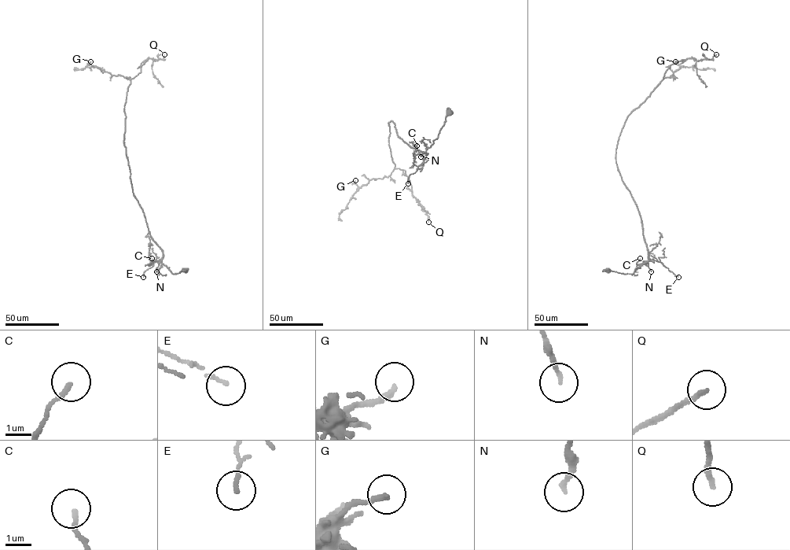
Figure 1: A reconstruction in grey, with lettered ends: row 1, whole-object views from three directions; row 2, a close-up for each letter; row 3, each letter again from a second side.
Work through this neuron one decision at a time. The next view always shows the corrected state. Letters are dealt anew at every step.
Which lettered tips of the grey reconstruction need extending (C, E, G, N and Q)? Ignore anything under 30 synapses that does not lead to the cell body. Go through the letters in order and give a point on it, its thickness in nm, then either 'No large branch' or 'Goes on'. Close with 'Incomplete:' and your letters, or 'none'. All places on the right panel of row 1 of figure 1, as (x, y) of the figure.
C: Place: (640, 258). Thickness 170 nm. No large branch
E: Place: (678, 277). Thickness 140 nm. No large branch
G: Place: (675, 61). Thickness 200 nm. No large branch
N: Place: (651, 271). Thickness 160 nm. No large branch
Q: Place: (716, 54). Thickness 180 nm. No large branch
Incomplete: none

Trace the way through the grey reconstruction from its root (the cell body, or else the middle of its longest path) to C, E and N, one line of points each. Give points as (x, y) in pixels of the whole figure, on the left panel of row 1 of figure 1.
C: (185, 270), (173, 274), (161, 259), (147, 264), (152, 260), (152, 258)
E: (185, 270), (173, 274), (159, 260), (145, 271), (143, 277)
N: (185, 270), (173, 274), (160, 262), (156, 271)

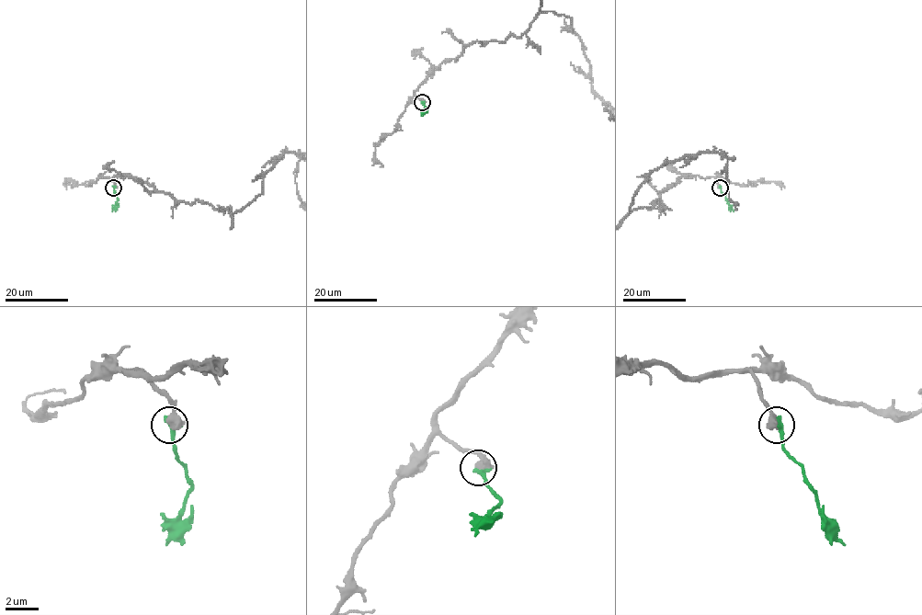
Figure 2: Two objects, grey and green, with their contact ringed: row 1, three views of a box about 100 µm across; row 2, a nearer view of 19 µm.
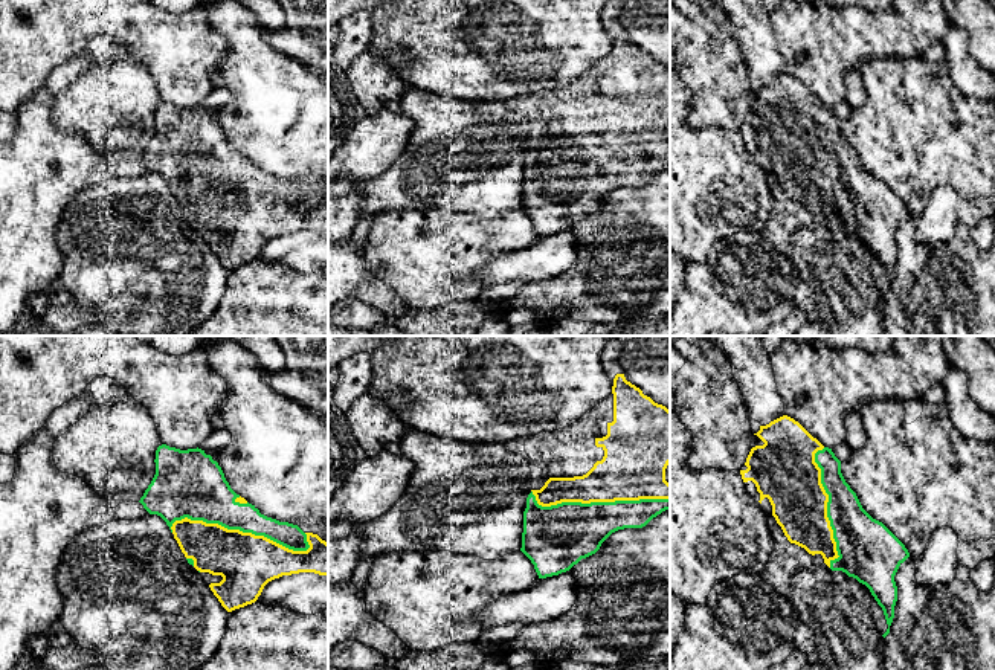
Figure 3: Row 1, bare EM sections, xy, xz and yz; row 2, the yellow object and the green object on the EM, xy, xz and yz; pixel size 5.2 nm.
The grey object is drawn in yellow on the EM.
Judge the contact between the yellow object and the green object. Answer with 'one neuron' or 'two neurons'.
one neuron

